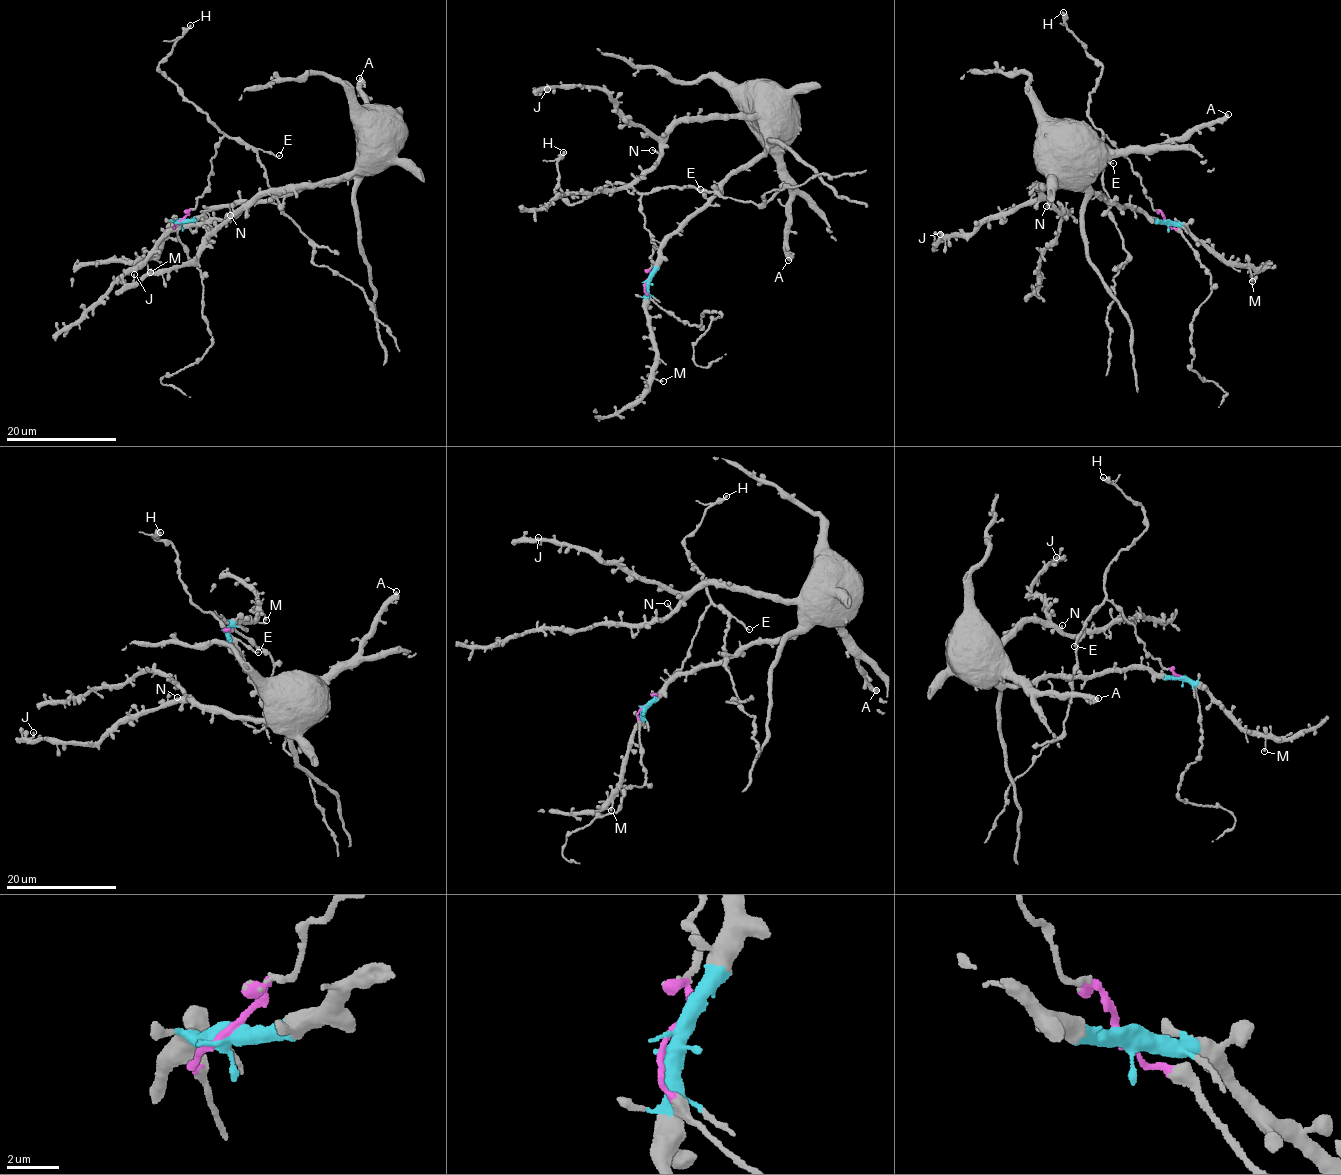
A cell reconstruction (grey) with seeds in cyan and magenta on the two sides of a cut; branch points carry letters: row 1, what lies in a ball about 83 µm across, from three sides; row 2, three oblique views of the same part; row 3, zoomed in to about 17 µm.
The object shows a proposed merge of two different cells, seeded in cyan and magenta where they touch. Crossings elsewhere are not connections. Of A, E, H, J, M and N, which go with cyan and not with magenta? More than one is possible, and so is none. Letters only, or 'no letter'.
A, J, M, N

